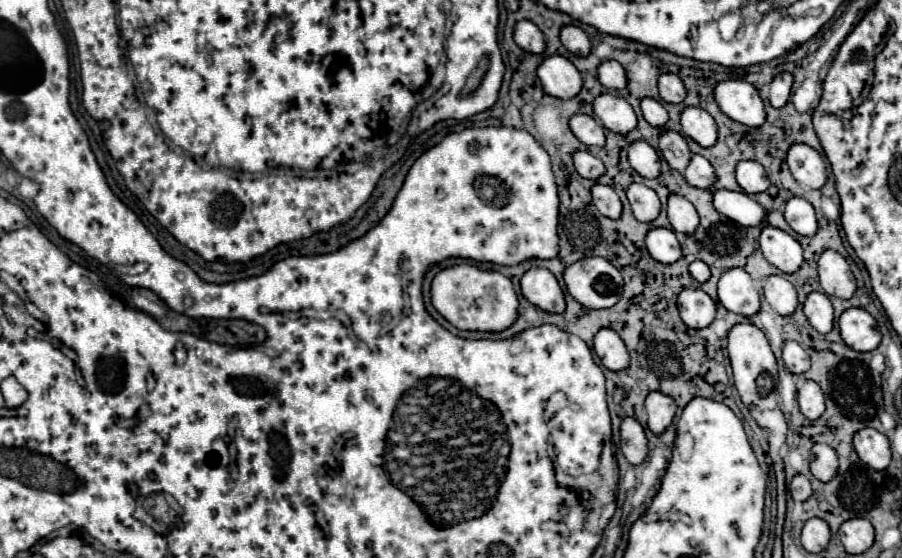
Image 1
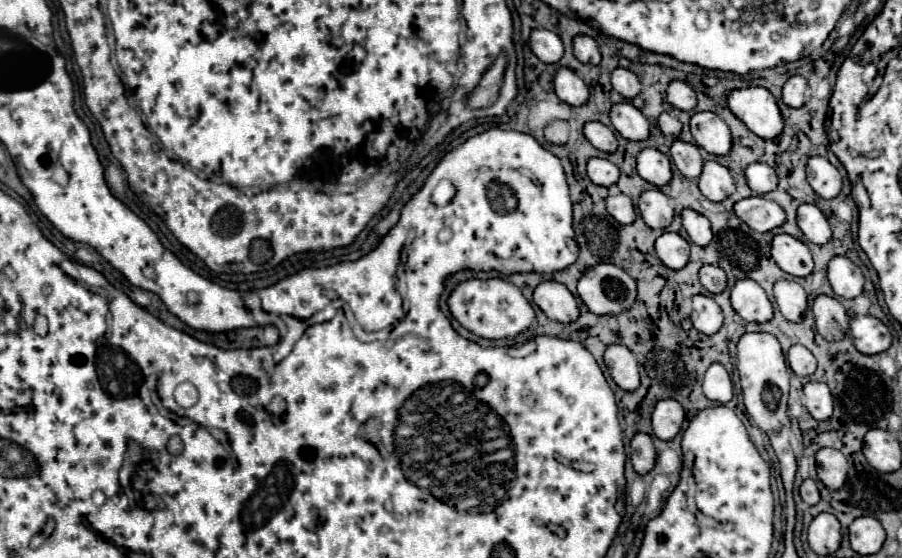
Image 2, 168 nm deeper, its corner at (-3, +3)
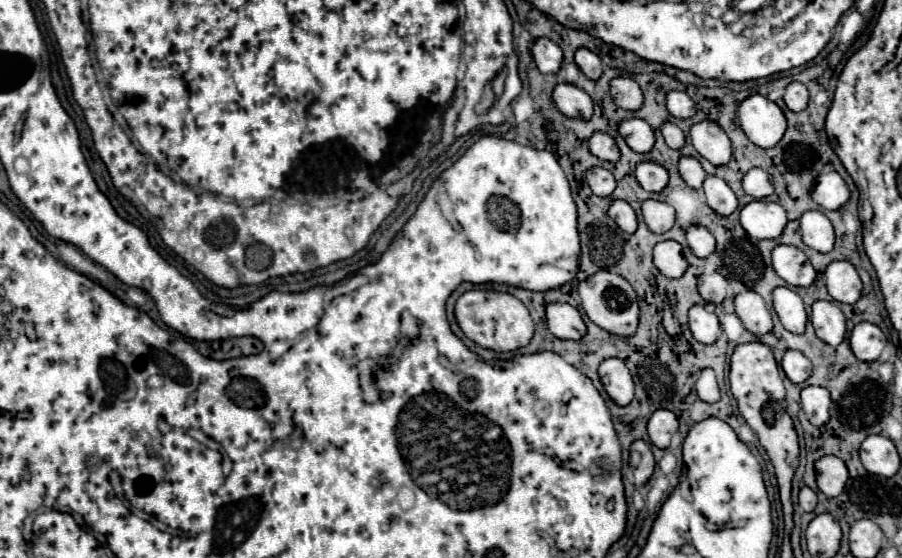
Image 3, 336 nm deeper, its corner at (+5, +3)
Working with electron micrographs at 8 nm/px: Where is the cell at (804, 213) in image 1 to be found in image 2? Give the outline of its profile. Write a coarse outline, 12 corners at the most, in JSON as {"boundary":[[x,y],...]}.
{"boundary":[[813,203],[799,205],[797,225],[805,239],[823,245],[831,239],[825,215]]}

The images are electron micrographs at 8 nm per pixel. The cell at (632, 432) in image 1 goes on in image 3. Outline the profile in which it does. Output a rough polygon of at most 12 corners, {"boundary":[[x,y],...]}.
{"boundary":[[645,441],[631,445],[629,465],[635,487],[649,481],[655,469],[651,447]]}

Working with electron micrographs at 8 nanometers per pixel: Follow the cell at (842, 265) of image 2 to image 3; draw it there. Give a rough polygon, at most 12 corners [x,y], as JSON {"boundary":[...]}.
{"boundary":[[849,261],[825,271],[829,295],[857,303],[863,283]]}

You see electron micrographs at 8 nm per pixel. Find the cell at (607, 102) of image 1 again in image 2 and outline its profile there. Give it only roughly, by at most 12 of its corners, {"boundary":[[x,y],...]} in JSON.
{"boundary":[[629,101],[615,103],[609,119],[621,137],[641,141],[649,123]]}

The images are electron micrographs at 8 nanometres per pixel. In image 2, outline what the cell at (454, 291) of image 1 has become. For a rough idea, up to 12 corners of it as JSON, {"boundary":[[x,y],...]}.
{"boundary":[[501,277],[461,281],[451,315],[485,339],[515,337],[535,321]]}

